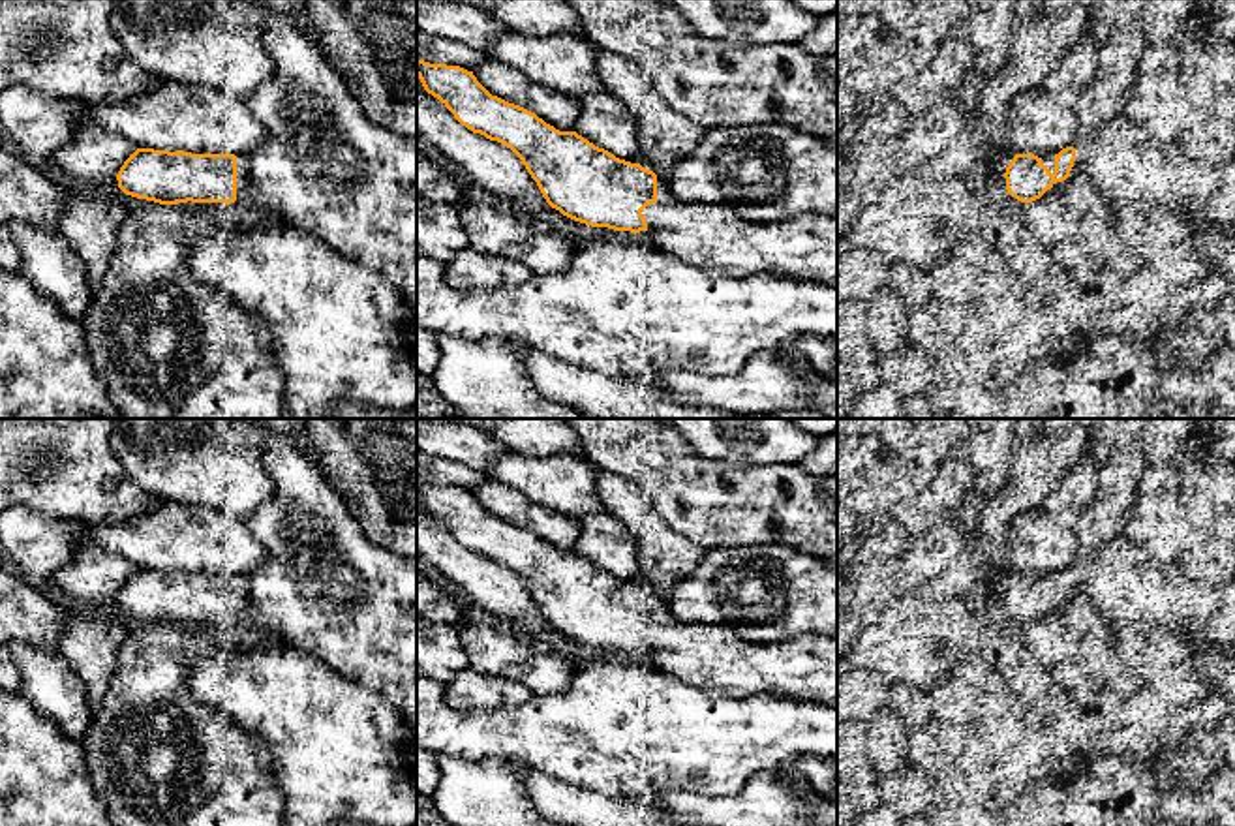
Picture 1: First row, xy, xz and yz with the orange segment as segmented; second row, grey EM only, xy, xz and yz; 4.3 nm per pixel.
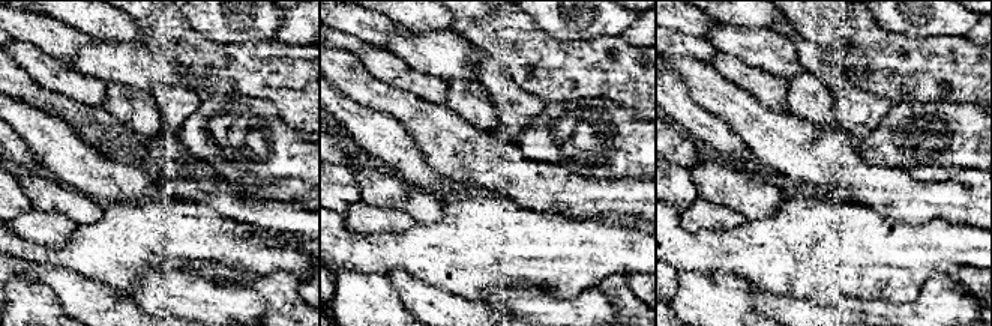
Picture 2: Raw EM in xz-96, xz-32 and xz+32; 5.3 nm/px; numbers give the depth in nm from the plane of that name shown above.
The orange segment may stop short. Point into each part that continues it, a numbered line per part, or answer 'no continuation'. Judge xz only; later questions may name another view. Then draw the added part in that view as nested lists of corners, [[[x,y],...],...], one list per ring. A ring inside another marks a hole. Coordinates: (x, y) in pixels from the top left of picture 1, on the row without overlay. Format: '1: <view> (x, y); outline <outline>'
1: xz (806, 667); outline [[[661,610],[661,623],[642,631],[648,651],[666,674],[755,696],[766,689],[788,698],[837,704],[837,636],[800,635],[777,644],[751,644],[728,627],[679,623]]]

